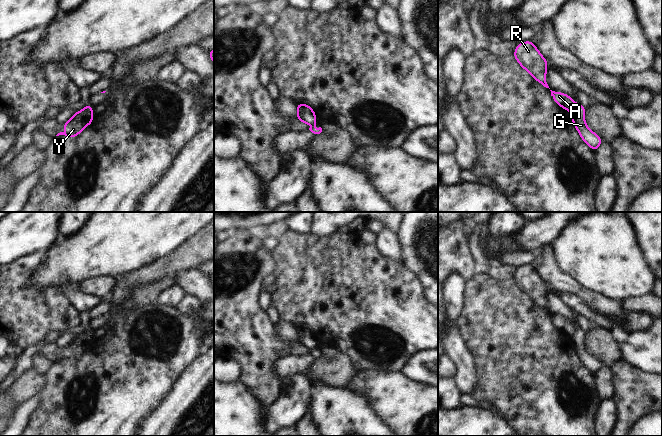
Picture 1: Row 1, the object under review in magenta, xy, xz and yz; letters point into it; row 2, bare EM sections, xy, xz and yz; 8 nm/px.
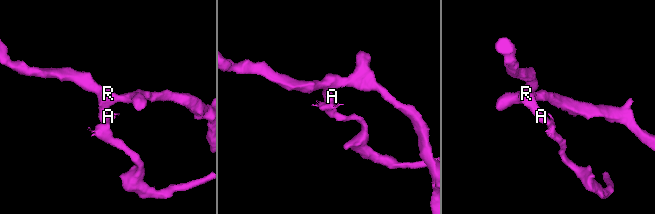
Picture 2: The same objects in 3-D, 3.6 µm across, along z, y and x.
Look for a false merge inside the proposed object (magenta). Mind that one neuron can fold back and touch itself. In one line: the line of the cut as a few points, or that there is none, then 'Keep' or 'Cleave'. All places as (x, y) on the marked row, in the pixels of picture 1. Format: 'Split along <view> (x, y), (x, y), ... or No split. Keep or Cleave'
Split along yz (575, 104), (570, 110). Cleave

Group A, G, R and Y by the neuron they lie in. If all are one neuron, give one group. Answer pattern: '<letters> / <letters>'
A R / G Y

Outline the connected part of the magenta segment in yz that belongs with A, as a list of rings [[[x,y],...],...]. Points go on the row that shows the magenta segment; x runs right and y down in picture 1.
[[[551,91],[551,96],[553,98],[553,100],[556,102],[556,104],[558,104],[560,107],[562,107],[565,110],[572,110],[575,103],[573,101],[573,99],[567,95],[564,94],[562,92],[555,92],[555,91]]]

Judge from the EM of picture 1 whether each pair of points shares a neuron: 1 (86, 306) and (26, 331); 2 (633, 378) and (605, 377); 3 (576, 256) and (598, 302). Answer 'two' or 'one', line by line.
1: two
2: two
3: two

